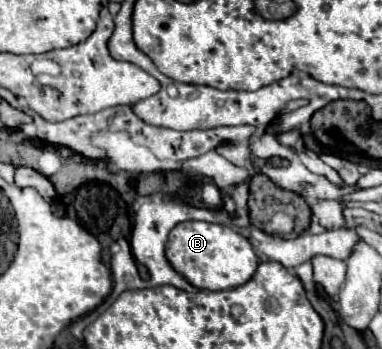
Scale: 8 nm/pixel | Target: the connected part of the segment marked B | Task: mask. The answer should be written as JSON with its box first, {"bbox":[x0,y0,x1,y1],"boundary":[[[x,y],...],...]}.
{"bbox":[166,222,258,290],"boundary":[[[180,222],[168,238],[166,258],[170,266],[200,290],[230,290],[246,284],[258,266],[252,244],[228,226],[210,222]]]}

